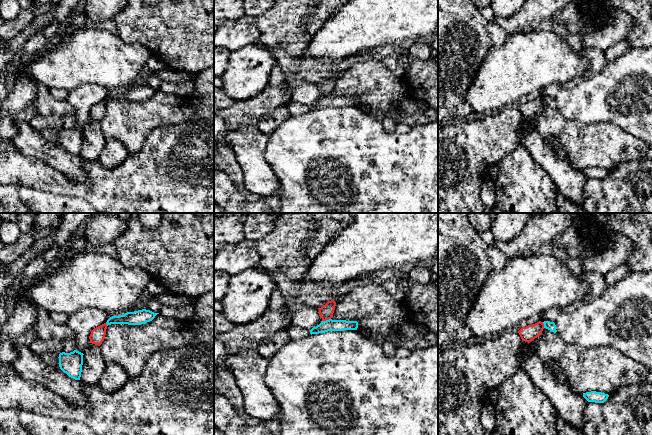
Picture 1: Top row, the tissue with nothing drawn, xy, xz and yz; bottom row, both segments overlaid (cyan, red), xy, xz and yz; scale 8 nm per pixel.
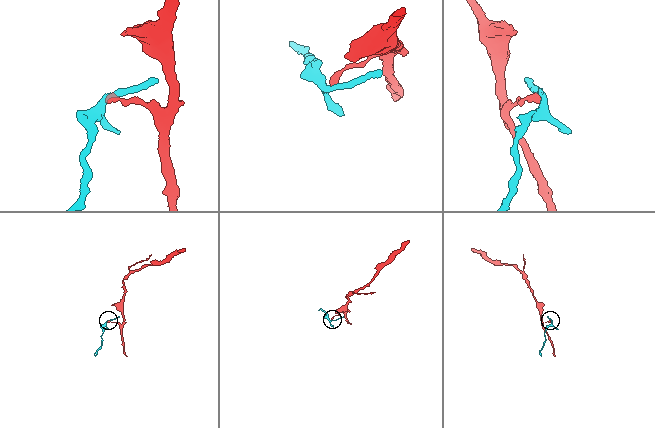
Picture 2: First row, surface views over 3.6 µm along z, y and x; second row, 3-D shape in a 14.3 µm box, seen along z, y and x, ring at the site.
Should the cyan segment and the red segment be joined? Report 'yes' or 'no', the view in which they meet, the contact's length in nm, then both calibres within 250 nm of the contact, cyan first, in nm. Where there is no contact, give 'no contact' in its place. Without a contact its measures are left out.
no; contact in xz; length 80 nm; calibres 100 and 110 nm

